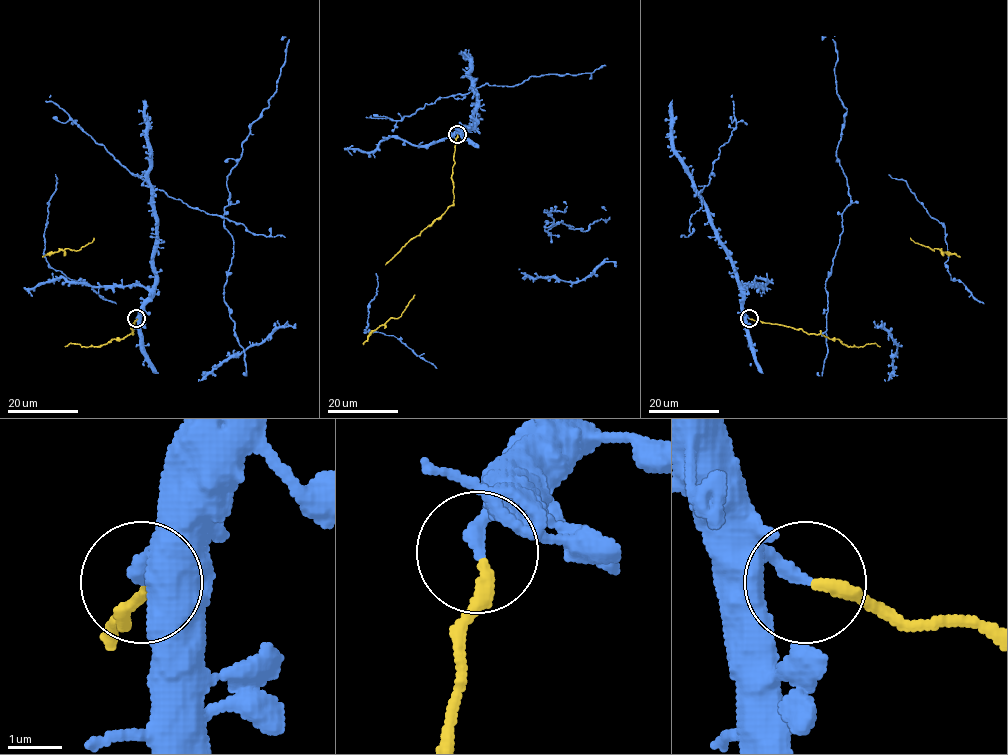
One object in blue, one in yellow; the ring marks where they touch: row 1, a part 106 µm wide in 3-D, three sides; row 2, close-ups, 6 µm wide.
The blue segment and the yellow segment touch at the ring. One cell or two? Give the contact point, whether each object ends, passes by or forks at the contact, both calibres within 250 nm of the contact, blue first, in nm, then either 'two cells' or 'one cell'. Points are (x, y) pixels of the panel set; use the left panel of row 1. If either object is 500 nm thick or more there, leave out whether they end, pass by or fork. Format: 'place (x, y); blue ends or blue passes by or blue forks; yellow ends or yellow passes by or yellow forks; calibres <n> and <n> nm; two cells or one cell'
place (136, 318); blue ends; yellow ends; calibres 240 and 240 nm; two cells

